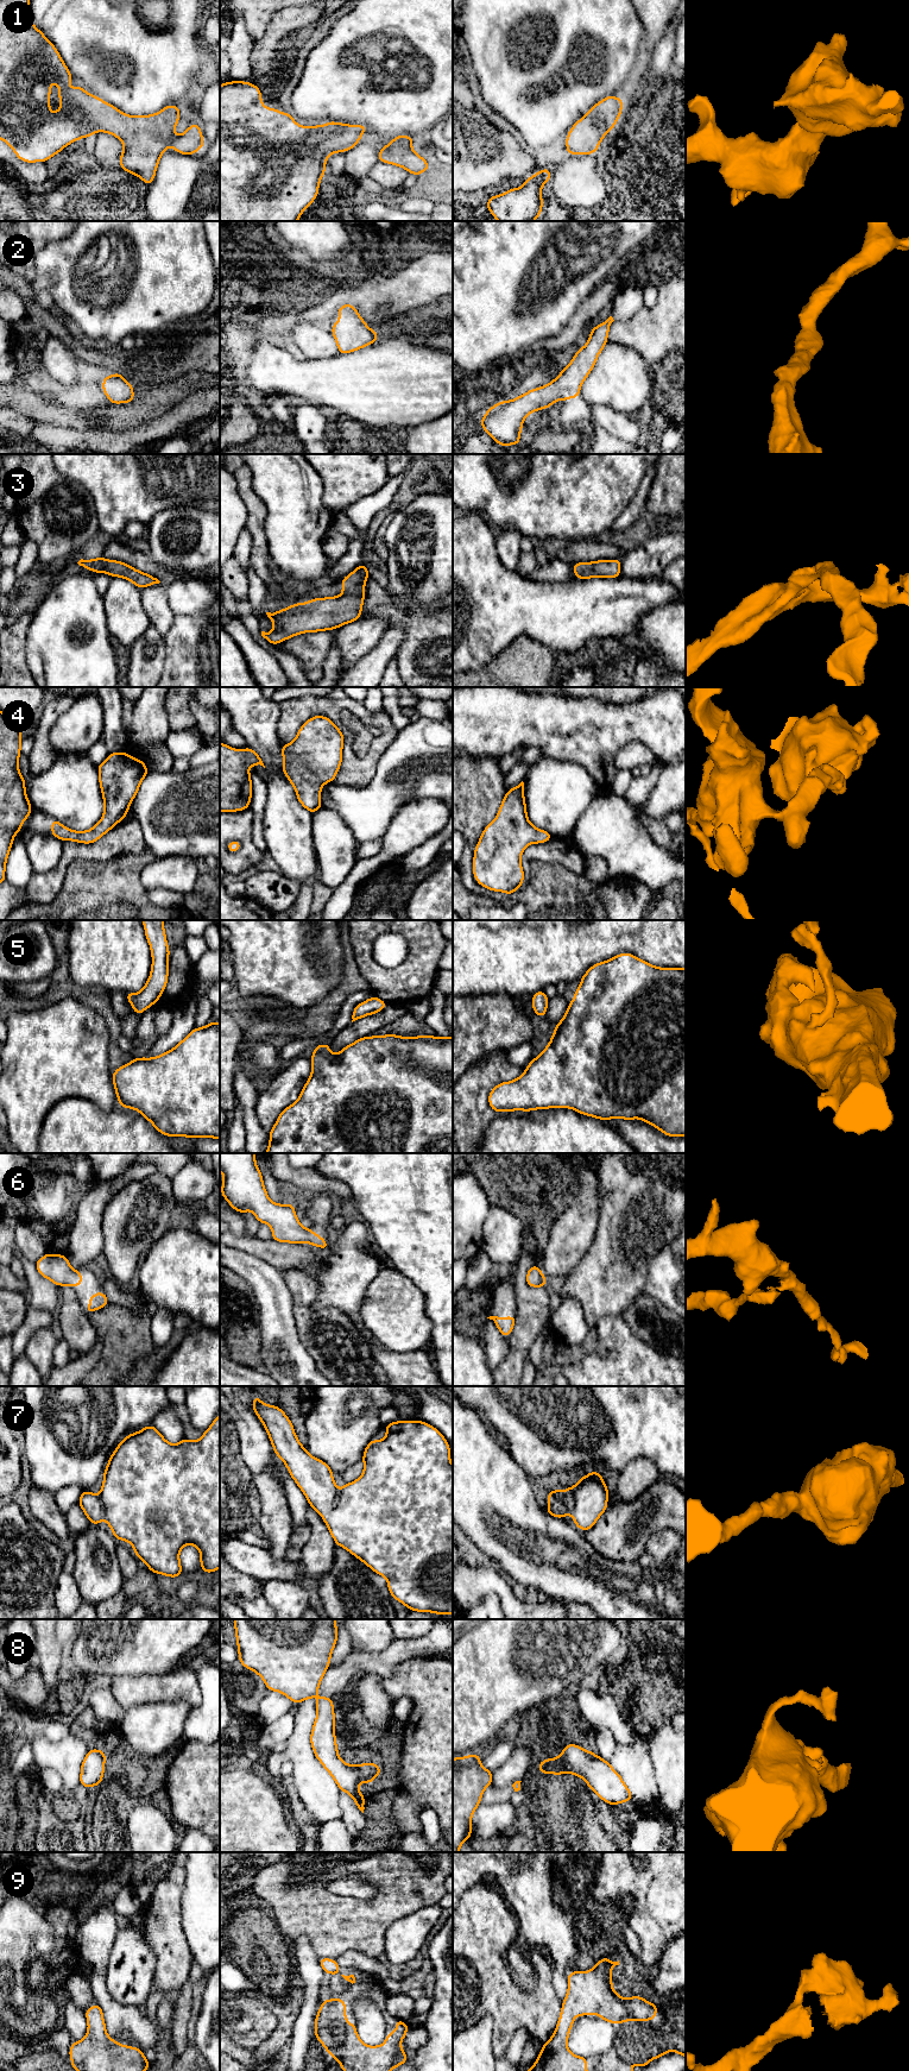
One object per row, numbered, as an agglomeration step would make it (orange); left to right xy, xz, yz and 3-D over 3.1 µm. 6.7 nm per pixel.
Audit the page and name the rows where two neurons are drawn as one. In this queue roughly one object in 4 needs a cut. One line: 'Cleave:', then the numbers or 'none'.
Cleave: none

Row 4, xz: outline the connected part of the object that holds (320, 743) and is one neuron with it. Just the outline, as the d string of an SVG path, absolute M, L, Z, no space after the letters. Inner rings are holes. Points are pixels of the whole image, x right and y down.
M314 716L308 719L298 730L296 738L290 744L282 743L282 756L284 760L280 767L284 775L292 783L298 801L309 812L317 812L321 805L321 788L327 782L333 782L342 762L342 747L345 743L341 730L334 725L334 723L324 716Z

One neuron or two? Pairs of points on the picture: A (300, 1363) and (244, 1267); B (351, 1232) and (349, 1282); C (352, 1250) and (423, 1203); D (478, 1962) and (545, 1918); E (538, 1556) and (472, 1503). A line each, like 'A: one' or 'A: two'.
A: one
B: one
C: two
D: two
E: one

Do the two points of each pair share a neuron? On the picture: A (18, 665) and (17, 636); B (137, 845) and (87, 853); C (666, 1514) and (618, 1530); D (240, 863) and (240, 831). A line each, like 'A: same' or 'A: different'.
A: same
B: same
C: same
D: same

